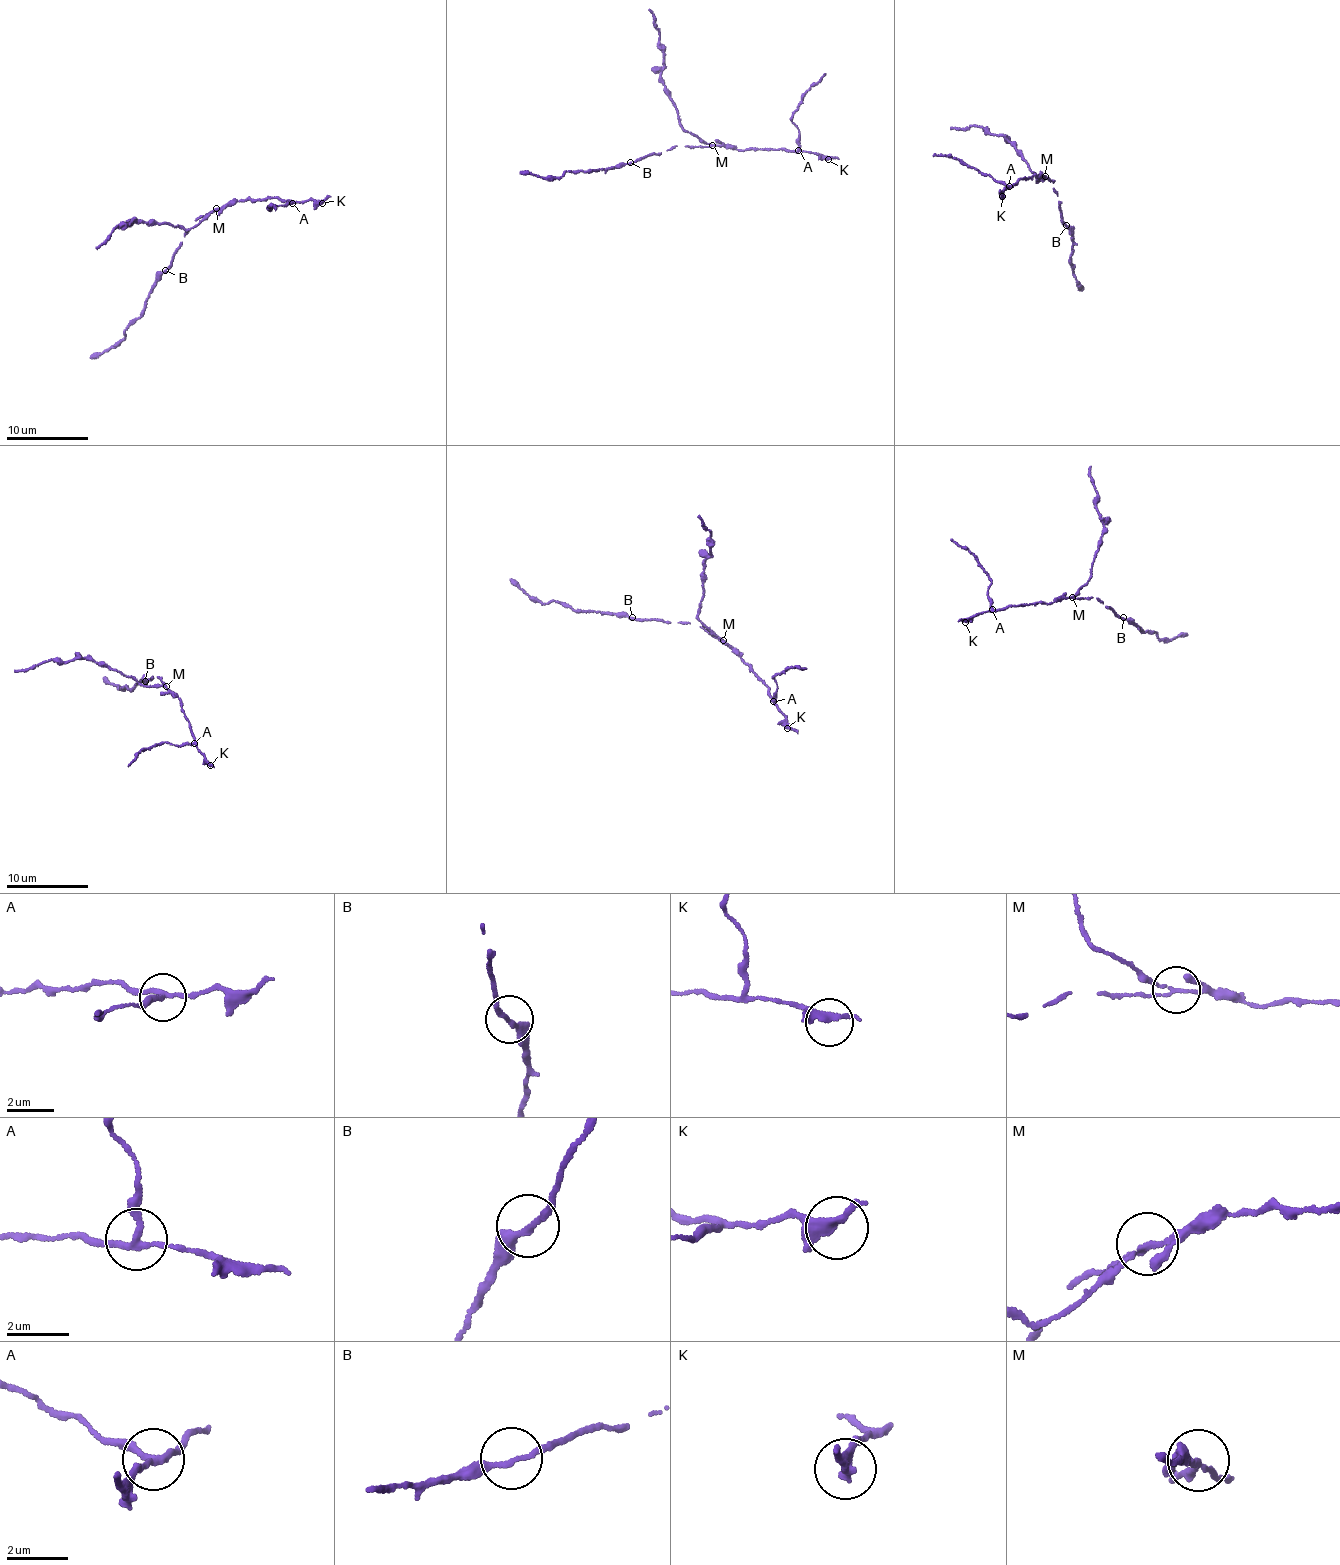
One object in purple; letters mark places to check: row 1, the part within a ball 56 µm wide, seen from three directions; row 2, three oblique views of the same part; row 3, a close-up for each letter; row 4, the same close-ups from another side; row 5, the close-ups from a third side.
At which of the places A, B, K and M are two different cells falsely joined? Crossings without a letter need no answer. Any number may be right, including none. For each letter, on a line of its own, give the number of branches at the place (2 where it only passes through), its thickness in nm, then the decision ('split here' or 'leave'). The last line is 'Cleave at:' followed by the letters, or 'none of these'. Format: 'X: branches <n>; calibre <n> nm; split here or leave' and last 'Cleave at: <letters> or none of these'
A: branches 3; calibre 200 nm; split here
B: branches 2; calibre 180 nm; leave
K: branches 3; calibre 200 nm; leave
M: branches 3; calibre 120 nm; split here
Cleave at: A, M

